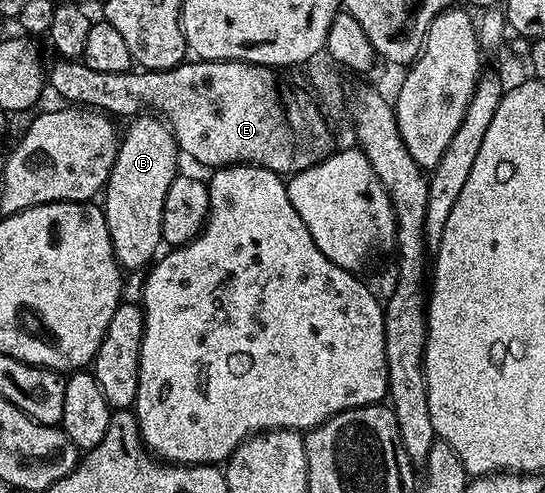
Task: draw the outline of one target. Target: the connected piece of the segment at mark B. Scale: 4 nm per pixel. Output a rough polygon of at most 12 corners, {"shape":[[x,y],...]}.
{"shape":[[161,117],[121,135],[100,205],[118,265],[149,267],[180,151]]}

